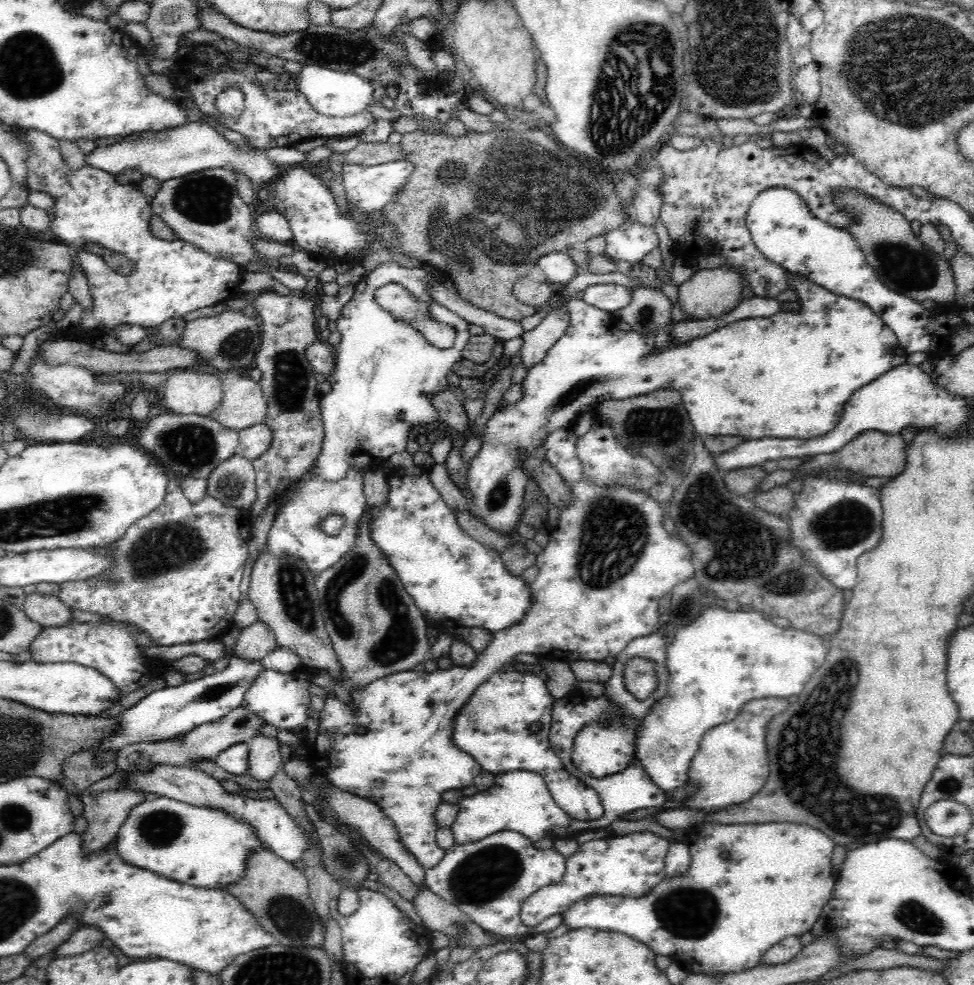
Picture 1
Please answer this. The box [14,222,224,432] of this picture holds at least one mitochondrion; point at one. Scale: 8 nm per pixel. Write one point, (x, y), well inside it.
(38, 417)

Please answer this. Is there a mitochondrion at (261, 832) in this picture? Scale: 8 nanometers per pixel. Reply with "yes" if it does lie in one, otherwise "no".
no

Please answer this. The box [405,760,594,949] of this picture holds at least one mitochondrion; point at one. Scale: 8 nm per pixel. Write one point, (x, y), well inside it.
(486, 874)

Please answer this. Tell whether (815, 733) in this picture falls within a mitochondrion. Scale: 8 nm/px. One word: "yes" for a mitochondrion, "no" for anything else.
yes

